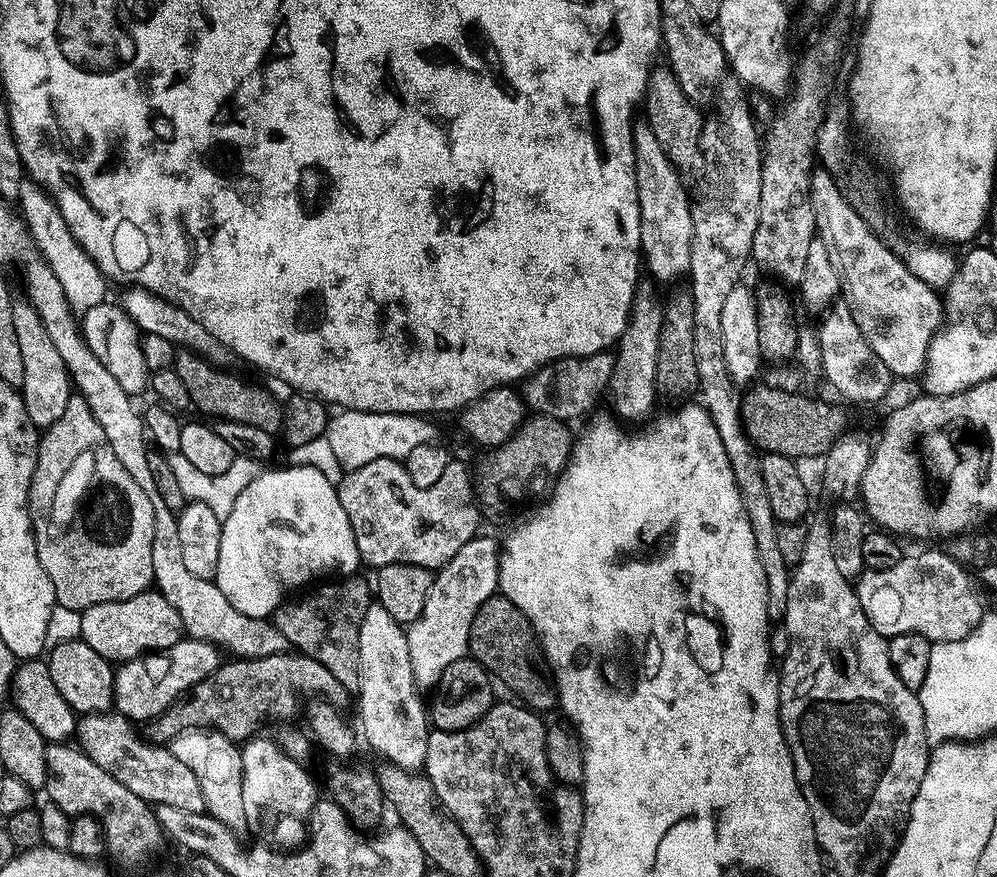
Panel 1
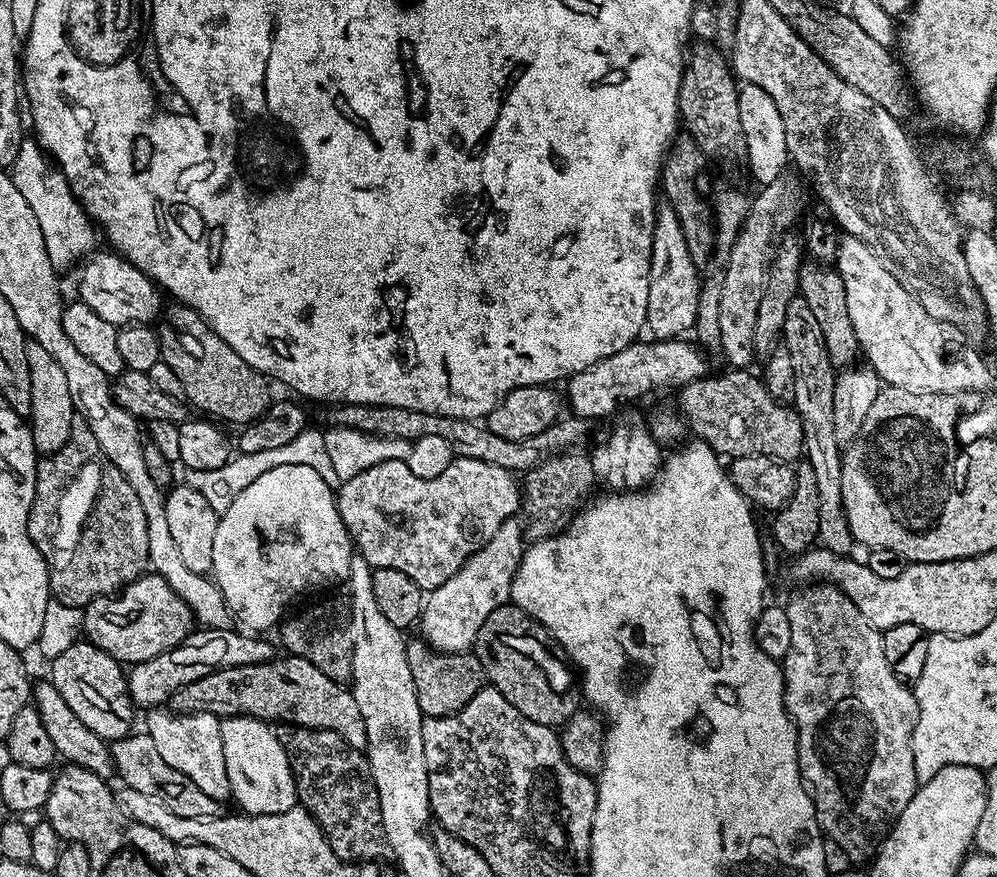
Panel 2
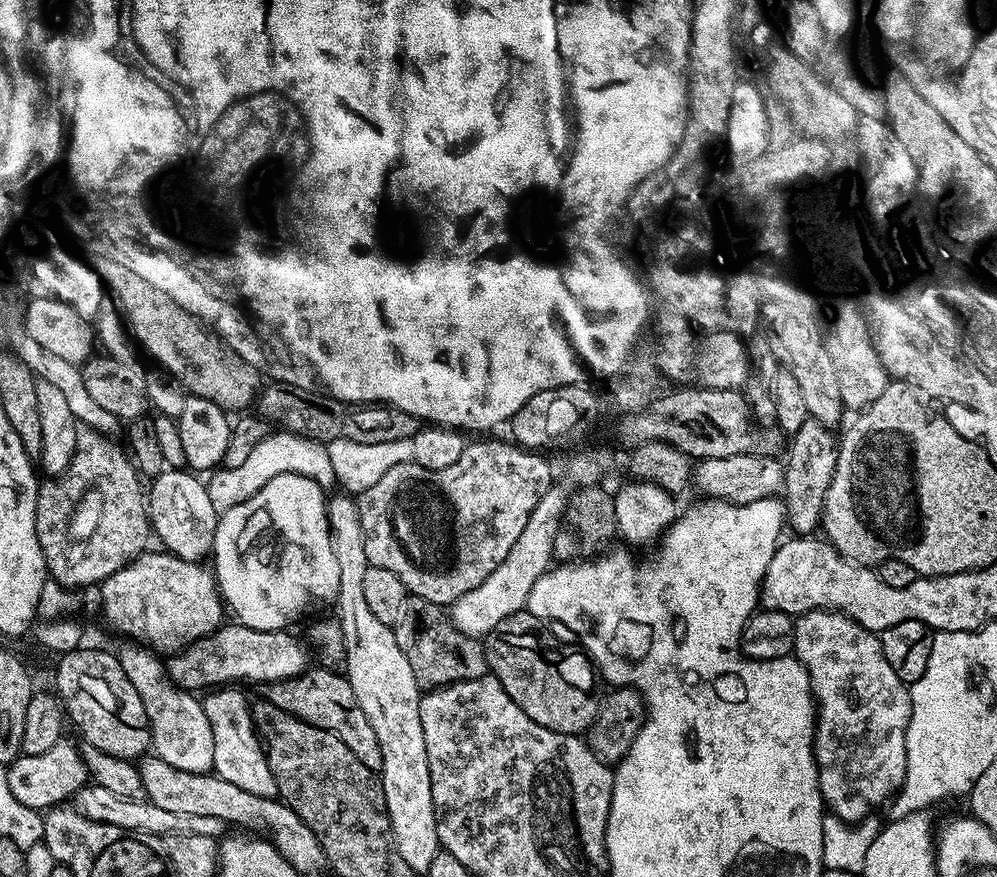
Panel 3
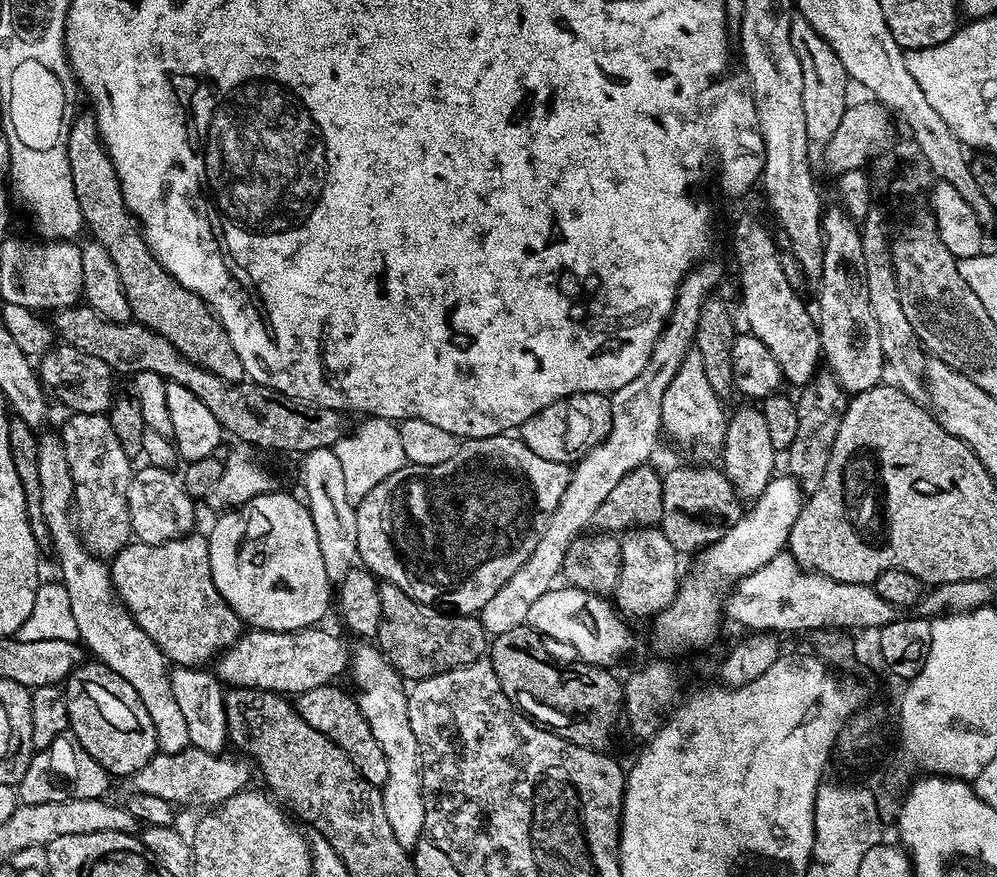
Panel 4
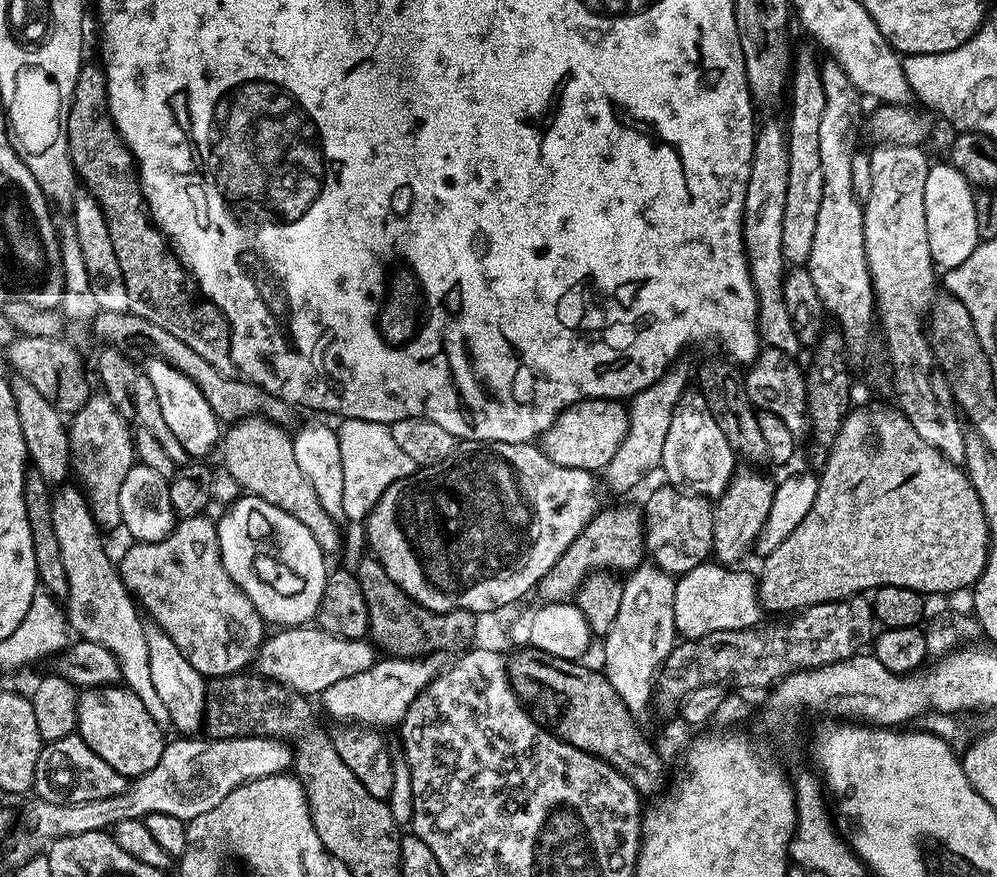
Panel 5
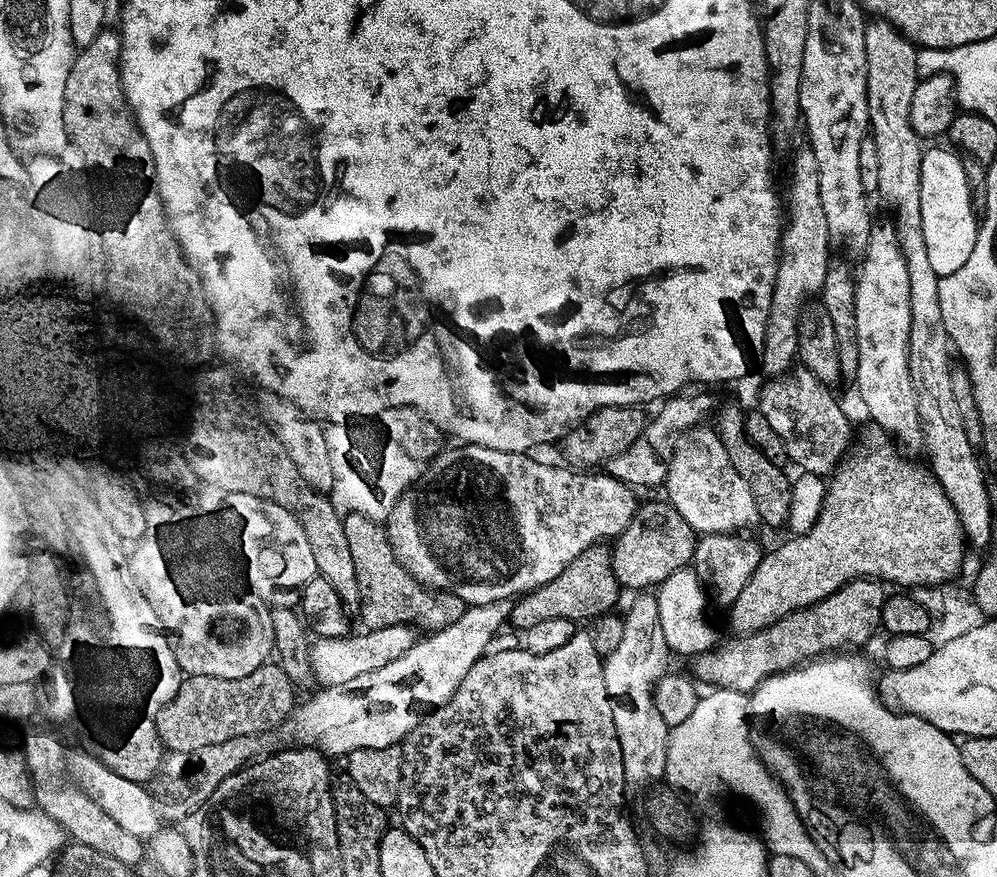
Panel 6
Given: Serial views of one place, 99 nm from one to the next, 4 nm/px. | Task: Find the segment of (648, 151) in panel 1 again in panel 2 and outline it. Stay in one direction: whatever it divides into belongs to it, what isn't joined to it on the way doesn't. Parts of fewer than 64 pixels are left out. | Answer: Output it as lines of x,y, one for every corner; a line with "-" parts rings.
667,204
655,211
650,229
652,245
646,248
648,254
648,309
646,310
646,328
657,340
671,340
685,335
684,332
696,322
696,310
700,297
702,276
691,260
686,239
679,228
678,218

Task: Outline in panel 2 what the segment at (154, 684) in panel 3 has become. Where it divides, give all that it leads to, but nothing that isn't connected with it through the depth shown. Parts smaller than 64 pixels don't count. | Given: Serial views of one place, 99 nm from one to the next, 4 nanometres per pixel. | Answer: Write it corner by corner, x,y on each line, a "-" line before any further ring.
152,708
145,714
145,731
162,759
172,768
188,776
210,798
224,802
231,797
222,749
221,719
215,714
178,714
166,708

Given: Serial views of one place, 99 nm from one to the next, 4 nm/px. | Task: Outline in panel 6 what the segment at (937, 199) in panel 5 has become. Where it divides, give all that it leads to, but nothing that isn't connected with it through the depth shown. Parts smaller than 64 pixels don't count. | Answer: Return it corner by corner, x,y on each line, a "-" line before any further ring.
945,147
932,148
929,152
927,149
920,158
922,238
926,242
930,266
934,266
934,274
938,277
954,274
965,265
974,247
978,227
978,216
972,211
970,202
964,160
951,147

